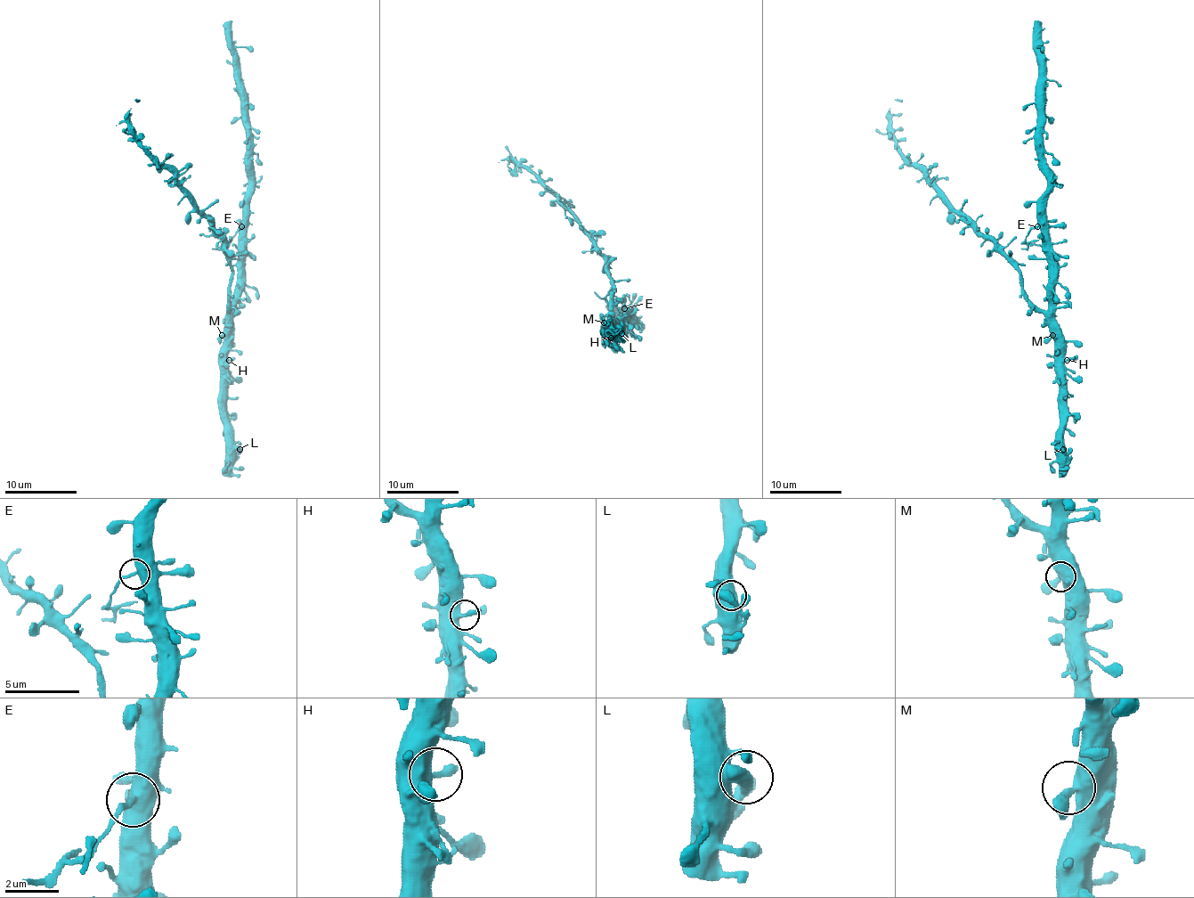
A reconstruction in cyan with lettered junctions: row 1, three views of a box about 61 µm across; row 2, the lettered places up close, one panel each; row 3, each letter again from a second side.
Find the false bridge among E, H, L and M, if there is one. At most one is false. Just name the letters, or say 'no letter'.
E

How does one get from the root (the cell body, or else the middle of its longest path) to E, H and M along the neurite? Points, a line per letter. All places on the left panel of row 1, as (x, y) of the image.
E: (231, 309), (236, 282), (239, 279), (241, 226)
H: (231, 309), (229, 360)
M: (231, 309), (227, 329), (222, 335)

